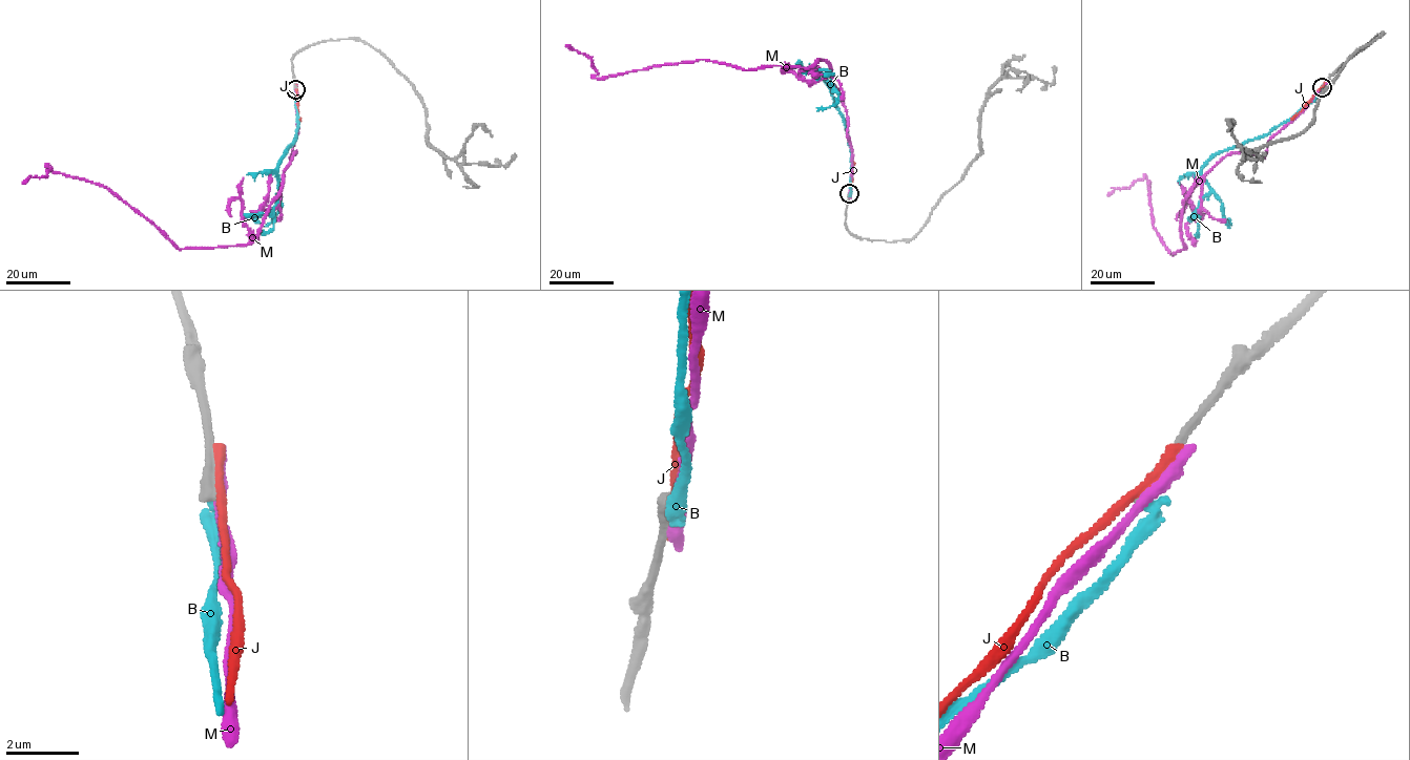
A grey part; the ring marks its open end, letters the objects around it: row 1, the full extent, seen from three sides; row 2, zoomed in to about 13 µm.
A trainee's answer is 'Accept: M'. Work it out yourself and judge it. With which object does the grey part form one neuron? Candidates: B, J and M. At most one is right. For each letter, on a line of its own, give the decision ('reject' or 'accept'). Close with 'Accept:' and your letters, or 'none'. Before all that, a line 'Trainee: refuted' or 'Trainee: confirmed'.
Trainee: refuted
B: reject
J: reject
M: reject
Accept: none

